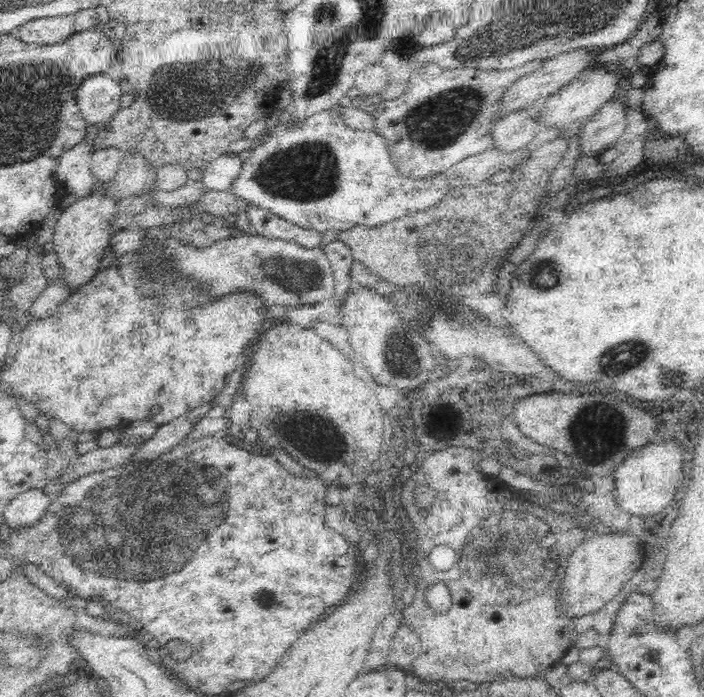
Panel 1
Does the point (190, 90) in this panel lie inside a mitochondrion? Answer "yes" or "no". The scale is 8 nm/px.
yes

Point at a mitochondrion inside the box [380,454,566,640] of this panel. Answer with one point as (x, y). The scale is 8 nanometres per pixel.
(508, 569)

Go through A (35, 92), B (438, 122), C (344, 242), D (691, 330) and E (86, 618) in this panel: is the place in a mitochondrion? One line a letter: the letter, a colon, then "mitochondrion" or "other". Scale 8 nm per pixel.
A: mitochondrion
B: mitochondrion
C: other
D: other
E: other

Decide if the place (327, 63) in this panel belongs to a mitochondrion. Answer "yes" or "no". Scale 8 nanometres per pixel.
yes

